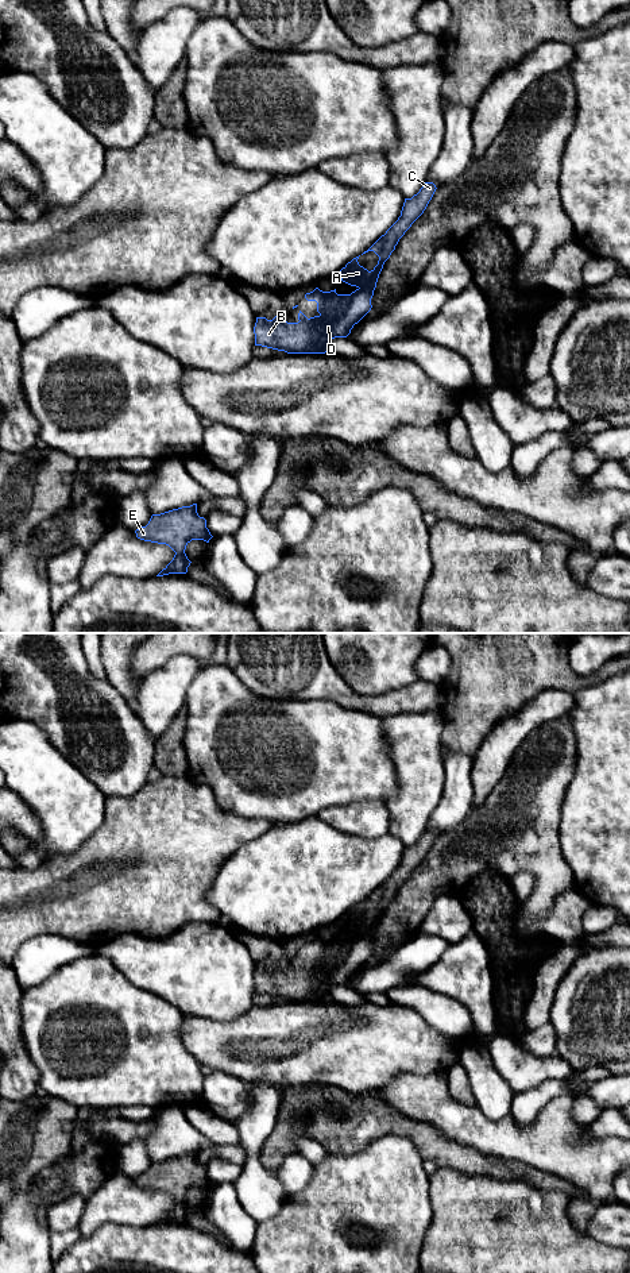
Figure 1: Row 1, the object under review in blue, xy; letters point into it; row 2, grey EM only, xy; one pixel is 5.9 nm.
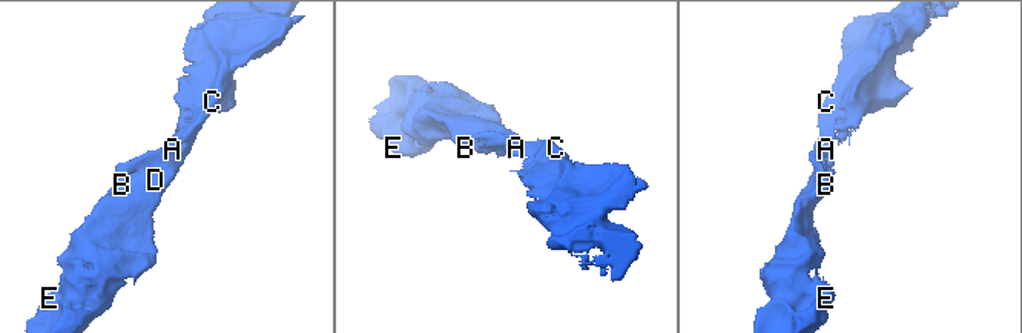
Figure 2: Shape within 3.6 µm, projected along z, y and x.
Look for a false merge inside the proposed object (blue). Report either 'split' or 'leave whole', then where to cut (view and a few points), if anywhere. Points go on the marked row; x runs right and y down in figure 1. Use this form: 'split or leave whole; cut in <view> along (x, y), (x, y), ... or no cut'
leave whole; no cut

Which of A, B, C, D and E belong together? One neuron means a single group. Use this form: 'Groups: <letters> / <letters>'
Groups: A B C D E

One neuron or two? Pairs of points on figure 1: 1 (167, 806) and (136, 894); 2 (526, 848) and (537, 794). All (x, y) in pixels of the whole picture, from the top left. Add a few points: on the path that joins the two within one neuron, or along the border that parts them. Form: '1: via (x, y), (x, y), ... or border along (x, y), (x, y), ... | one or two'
1: via (147, 828), (147, 861), (136, 872) | one
2: via (526, 834), (526, 807) | one

